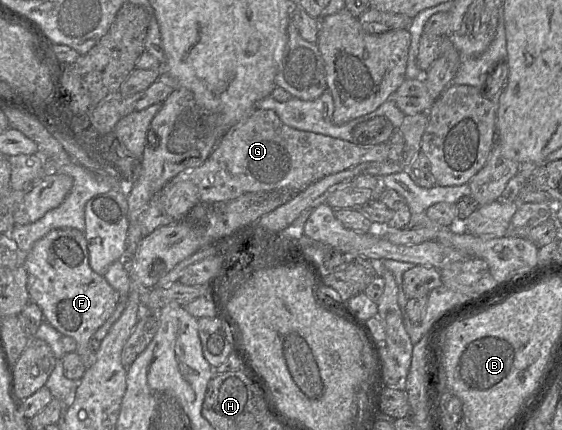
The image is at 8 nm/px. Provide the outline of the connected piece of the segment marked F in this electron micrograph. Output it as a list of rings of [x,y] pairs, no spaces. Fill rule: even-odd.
[[[74,228],[54,229],[38,240],[26,255],[25,266],[28,273],[27,289],[30,301],[42,310],[44,320],[51,324],[62,335],[70,336],[77,343],[79,354],[85,368],[95,363],[96,353],[92,352],[88,343],[97,329],[113,314],[119,301],[119,293],[105,279],[90,267],[89,253],[85,234]]]

